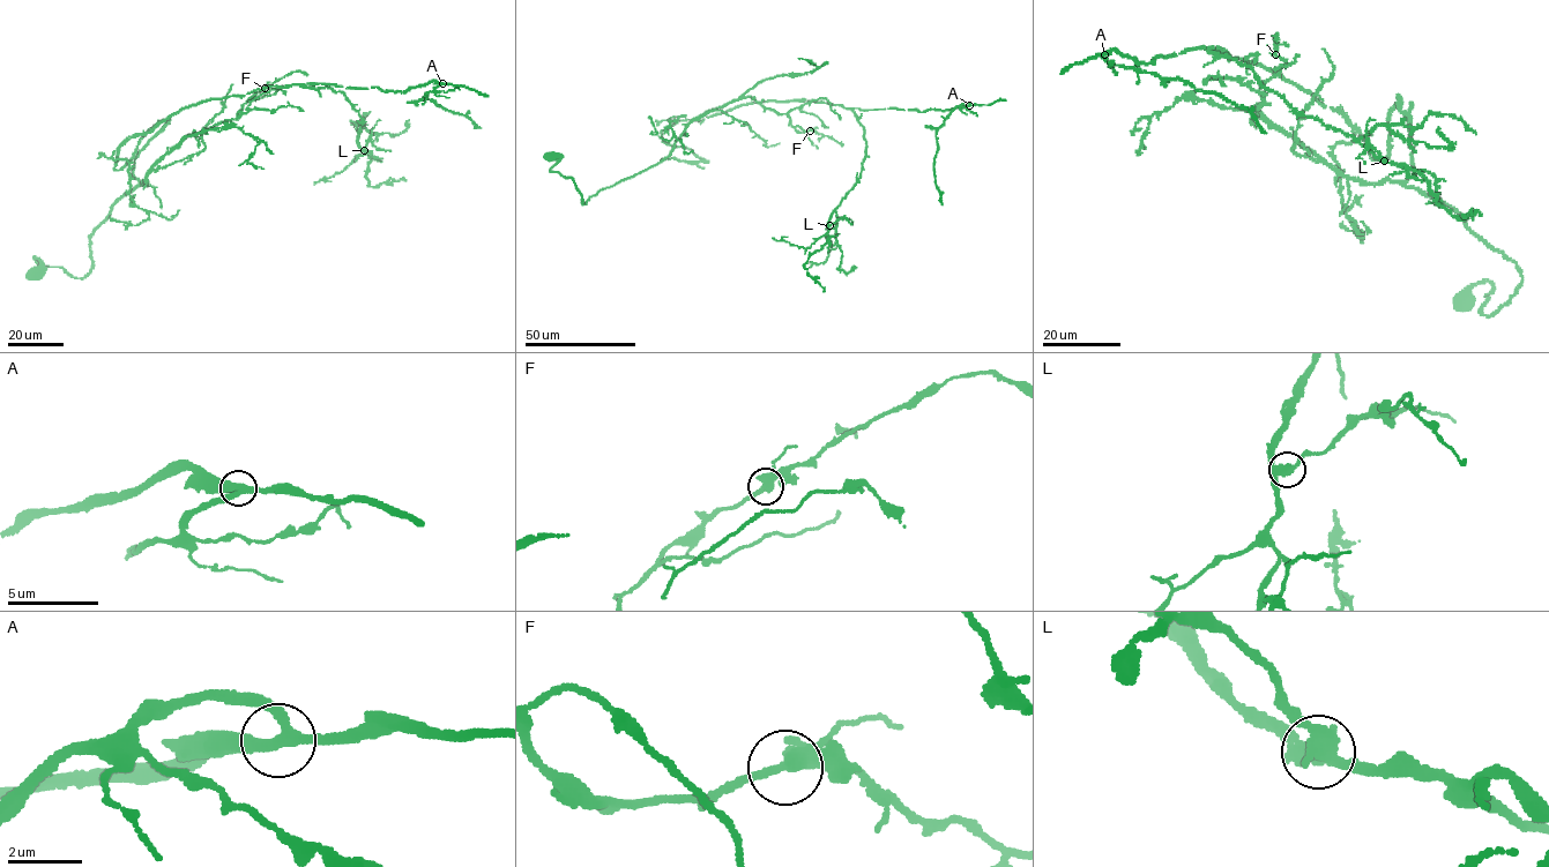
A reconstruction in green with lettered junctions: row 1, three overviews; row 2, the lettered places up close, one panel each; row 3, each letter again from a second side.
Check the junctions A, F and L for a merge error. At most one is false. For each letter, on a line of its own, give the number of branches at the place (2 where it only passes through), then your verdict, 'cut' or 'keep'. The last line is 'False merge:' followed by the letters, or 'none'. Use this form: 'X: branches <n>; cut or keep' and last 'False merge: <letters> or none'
A: branches 3; keep
F: branches 3; keep
L: branches 3; keep
False merge: none

